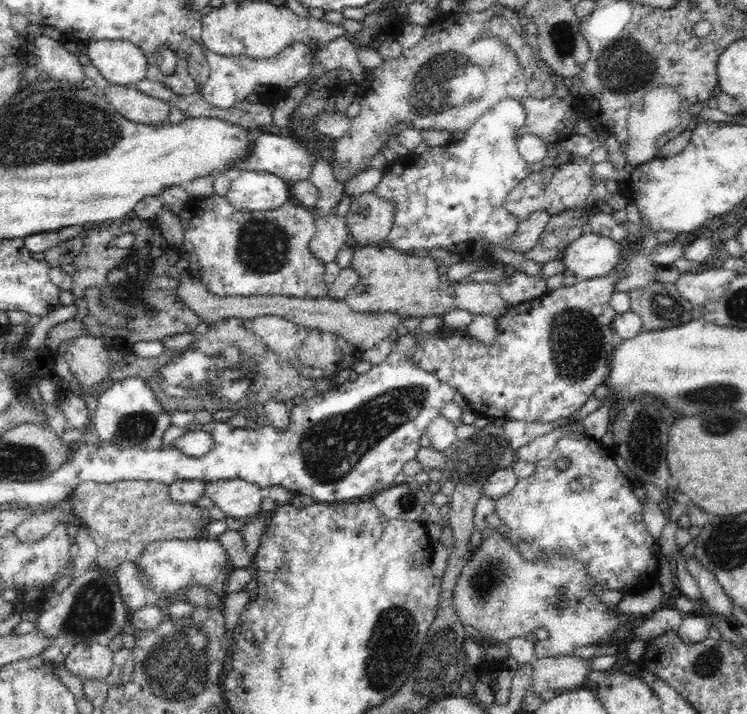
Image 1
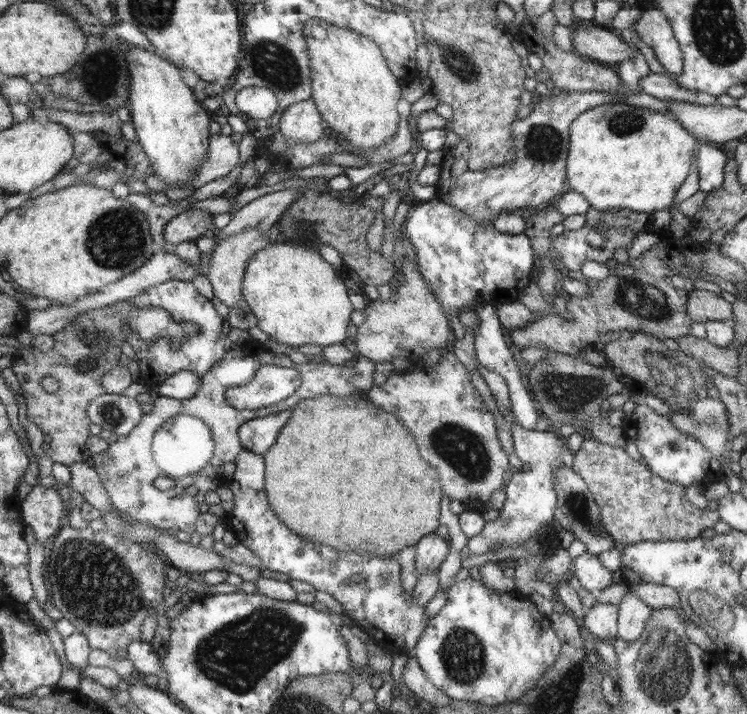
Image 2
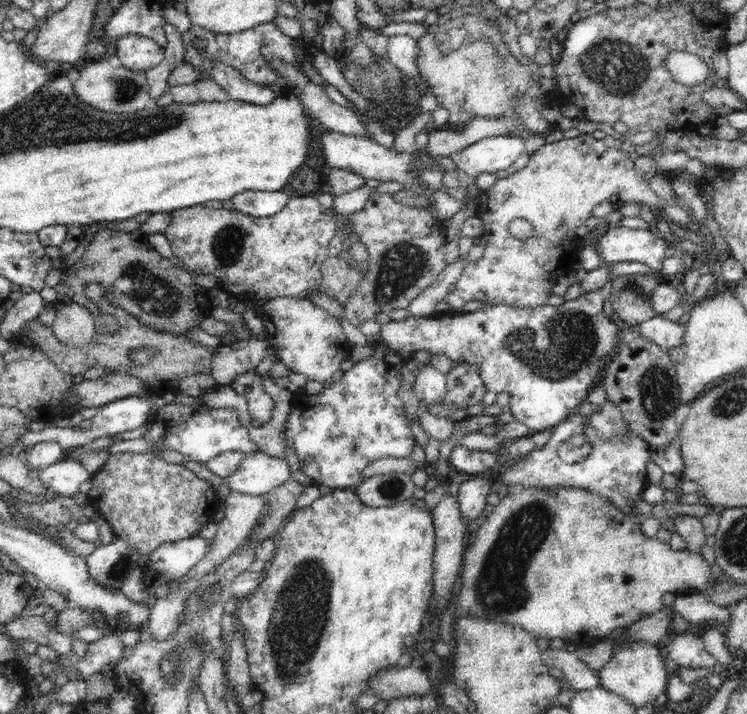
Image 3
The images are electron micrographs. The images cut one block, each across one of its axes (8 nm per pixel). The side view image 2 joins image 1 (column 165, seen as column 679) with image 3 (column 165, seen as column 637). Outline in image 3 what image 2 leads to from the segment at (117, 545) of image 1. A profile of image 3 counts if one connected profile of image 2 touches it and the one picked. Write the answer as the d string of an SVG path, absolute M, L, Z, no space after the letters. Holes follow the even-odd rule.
M112 453L102 470L91 476L92 488L84 502L93 509L95 517L102 517L110 523L114 536L128 541L142 554L151 554L160 544L192 538L213 520L218 491L206 480L199 478L184 465L171 463L154 453Z

